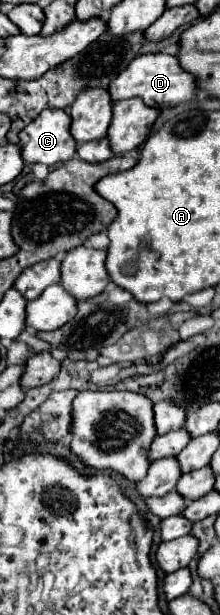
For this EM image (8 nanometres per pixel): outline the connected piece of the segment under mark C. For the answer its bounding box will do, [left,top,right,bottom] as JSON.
[19,109,77,167]

